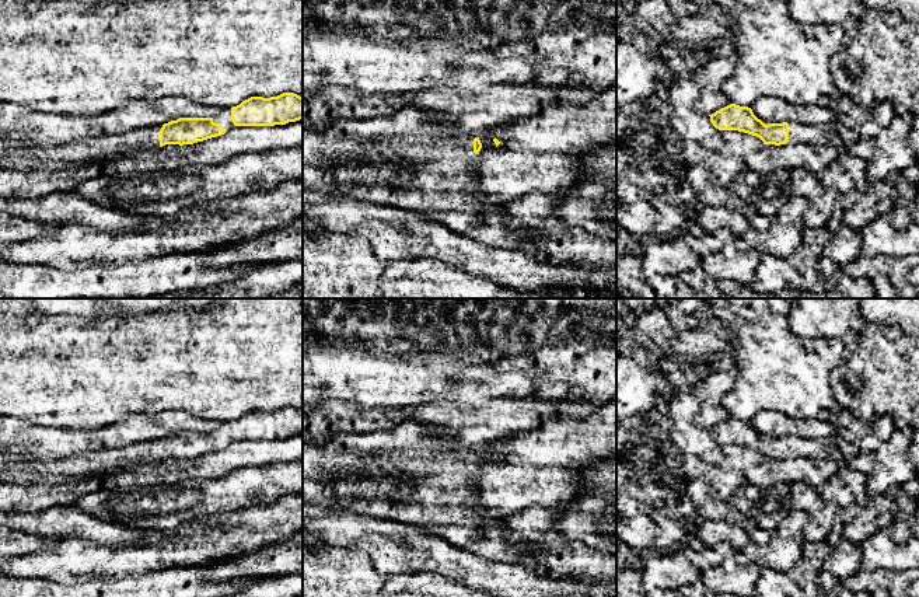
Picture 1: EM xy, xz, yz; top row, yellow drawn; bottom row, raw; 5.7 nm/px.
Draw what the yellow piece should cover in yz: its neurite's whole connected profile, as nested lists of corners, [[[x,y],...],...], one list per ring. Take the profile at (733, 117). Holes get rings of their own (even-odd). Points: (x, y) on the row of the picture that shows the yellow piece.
[[[730,104],[709,116],[716,129],[744,132],[759,137],[763,144],[827,143],[827,126],[808,126],[796,122],[771,123],[758,119],[748,107]]]

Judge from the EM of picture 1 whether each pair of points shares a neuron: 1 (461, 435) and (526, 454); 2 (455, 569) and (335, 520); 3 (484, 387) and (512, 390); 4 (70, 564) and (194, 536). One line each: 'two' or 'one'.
1: two
2: one
3: one
4: one

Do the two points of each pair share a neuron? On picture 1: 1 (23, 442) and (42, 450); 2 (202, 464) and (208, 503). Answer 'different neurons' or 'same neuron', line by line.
1: different neurons
2: different neurons

